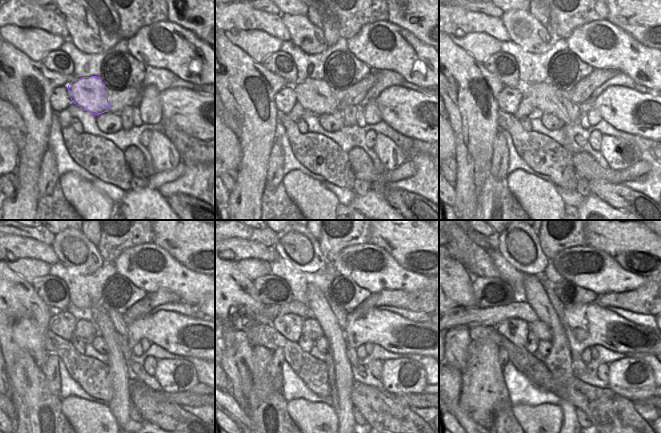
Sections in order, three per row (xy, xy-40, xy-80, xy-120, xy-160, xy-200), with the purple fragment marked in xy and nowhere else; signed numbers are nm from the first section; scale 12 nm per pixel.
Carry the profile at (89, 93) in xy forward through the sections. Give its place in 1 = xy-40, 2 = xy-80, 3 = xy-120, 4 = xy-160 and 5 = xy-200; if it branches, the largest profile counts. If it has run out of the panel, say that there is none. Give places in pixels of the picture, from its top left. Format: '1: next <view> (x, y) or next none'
1: next xy-40 (316, 96)
2: next xy-80 (547, 97)
3: next xy-120 (126, 351)
4: next xy-160 (351, 353)
5: next xy-200 (578, 366)

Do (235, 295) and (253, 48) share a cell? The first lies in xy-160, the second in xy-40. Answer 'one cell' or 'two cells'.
two cells

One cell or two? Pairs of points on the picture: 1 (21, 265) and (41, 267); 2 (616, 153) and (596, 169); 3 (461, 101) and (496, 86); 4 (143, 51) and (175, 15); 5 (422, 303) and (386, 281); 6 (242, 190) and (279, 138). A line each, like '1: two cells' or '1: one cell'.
1: one cell
2: two cells
3: one cell
4: two cells
5: two cells
6: two cells

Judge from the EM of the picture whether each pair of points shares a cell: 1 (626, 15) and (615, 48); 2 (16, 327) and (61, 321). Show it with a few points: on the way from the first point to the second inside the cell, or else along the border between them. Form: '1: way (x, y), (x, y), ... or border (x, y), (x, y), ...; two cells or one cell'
1: border (607, 19), (640, 42); two cells
2: border (53, 313), (49, 320), (48, 328); two cells

